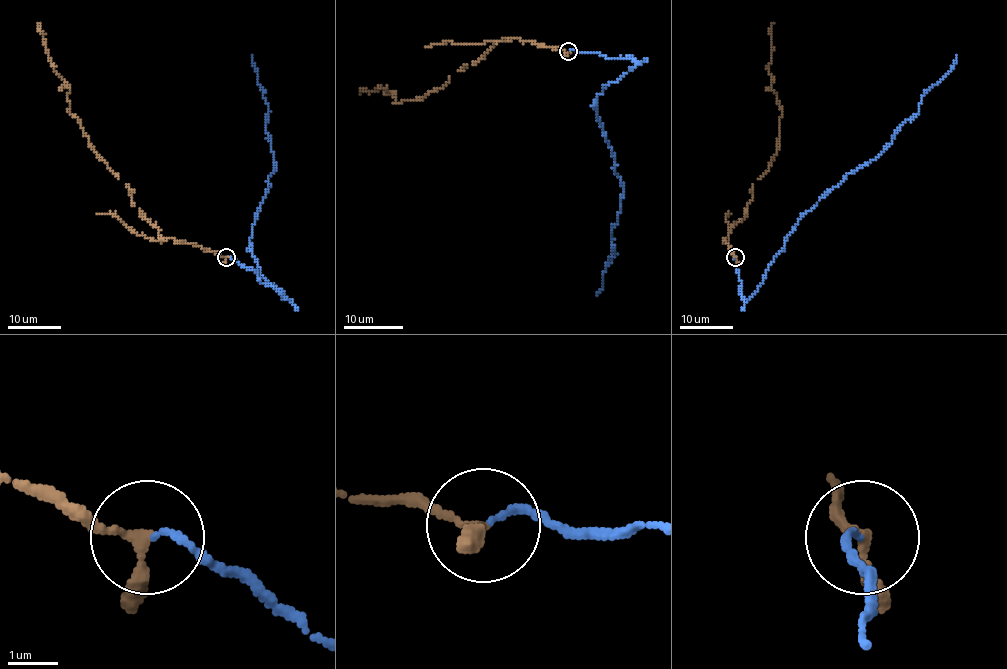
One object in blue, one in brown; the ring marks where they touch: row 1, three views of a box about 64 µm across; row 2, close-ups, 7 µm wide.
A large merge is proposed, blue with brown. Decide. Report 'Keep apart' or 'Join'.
Join

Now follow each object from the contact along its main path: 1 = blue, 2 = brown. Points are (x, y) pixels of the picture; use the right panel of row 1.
1: (735, 257), (746, 301), (795, 226), (890, 143), (957, 56)
2: (735, 257), (723, 238), (744, 218), (752, 185), (777, 154), (782, 112), (769, 69), (773, 22)

